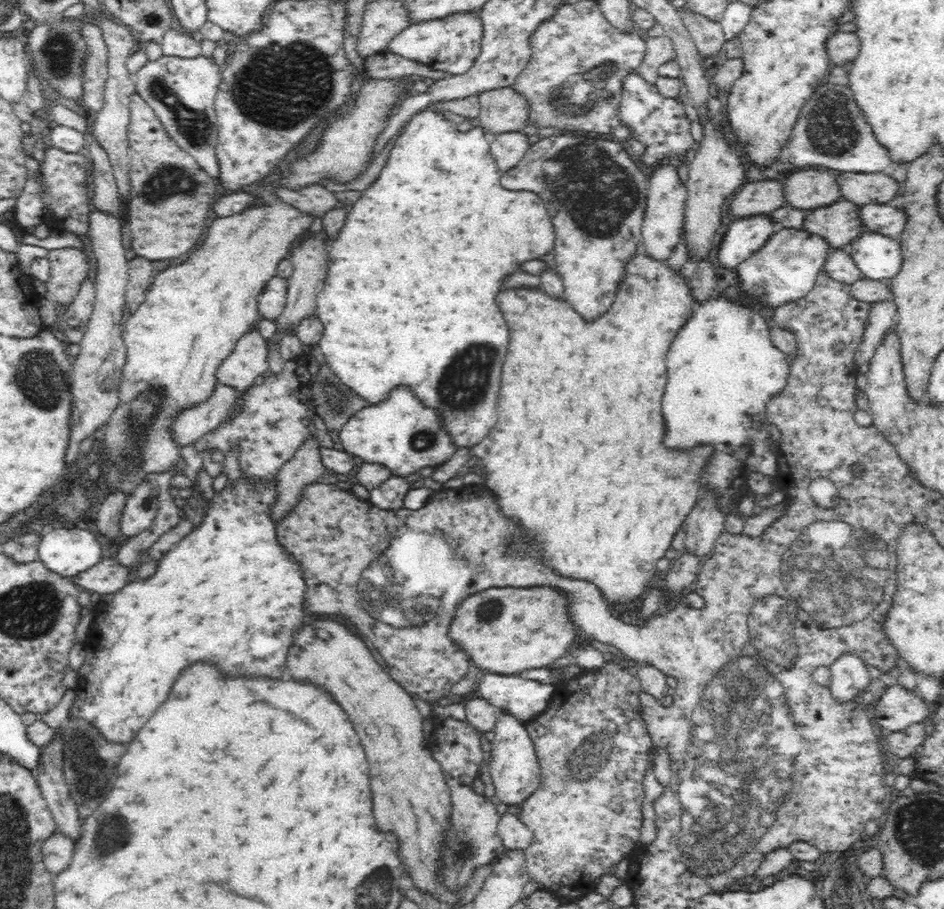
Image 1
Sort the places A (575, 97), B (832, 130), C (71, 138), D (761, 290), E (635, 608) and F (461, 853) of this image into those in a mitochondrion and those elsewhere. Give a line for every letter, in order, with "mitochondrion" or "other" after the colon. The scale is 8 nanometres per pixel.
A: mitochondrion
B: mitochondrion
C: other
D: mitochondrion
E: other
F: mitochondrion

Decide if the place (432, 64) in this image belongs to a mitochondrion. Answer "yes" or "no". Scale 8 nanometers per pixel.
no

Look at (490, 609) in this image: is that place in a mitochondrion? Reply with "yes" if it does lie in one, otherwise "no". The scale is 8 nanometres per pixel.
yes

